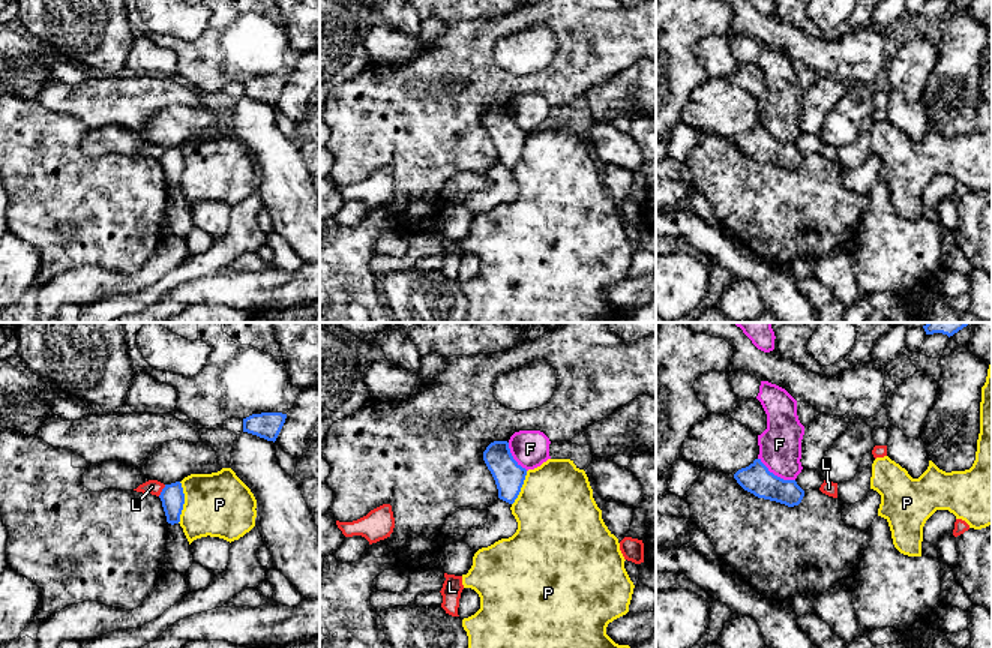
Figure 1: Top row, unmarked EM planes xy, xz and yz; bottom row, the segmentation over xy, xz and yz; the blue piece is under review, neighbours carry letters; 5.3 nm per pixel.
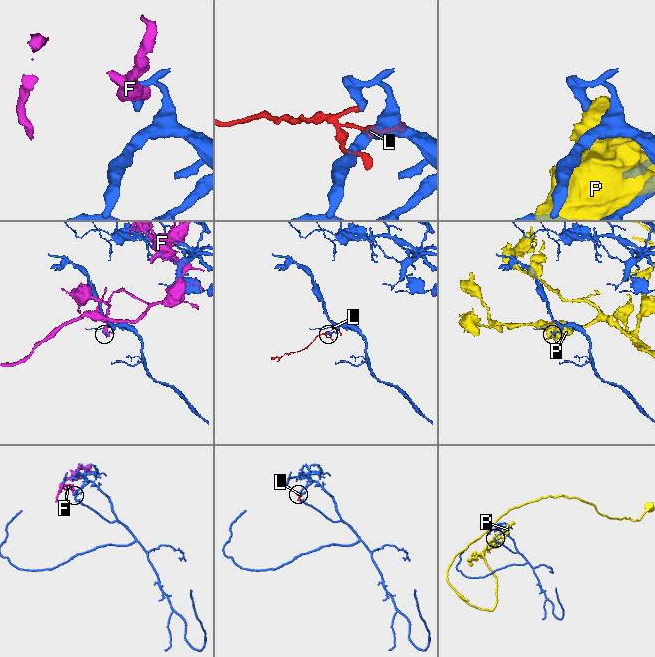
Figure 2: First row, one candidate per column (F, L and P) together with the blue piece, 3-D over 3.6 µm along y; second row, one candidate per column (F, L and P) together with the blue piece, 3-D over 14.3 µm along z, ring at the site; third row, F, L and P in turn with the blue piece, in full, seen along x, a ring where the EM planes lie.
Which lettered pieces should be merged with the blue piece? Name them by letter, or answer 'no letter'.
no letter

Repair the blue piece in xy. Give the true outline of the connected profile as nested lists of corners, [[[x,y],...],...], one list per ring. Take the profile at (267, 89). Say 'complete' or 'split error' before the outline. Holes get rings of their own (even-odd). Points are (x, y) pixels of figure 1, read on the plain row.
complete; [[[261,76],[243,82],[243,96],[257,99],[267,105],[276,105],[287,78],[282,76]]]

